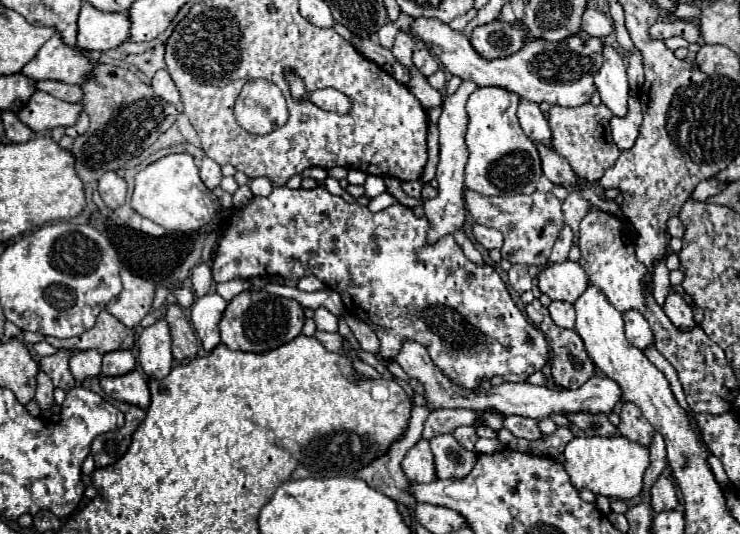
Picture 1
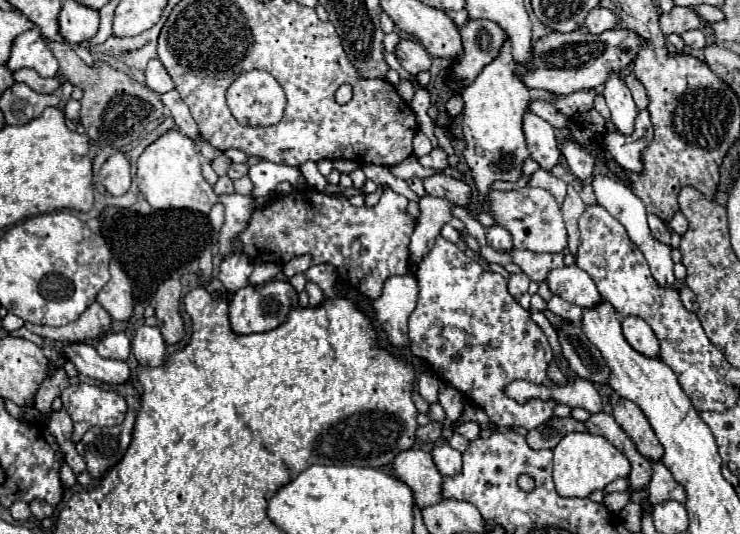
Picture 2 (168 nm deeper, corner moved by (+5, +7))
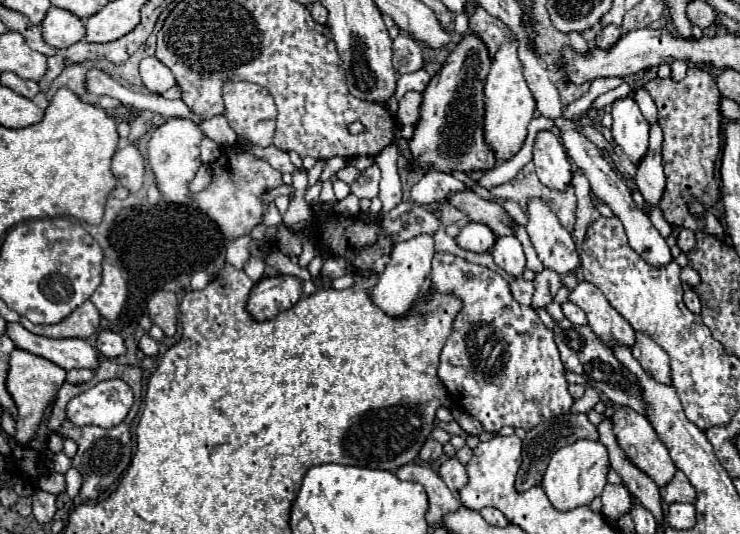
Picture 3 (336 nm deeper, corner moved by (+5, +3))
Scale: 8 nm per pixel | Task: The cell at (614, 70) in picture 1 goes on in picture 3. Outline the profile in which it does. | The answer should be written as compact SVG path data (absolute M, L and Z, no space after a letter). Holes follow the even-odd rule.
M632 97L614 101L612 117L614 117L614 123L612 123L614 143L622 147L622 151L634 165L638 165L648 149L650 123L642 117Z

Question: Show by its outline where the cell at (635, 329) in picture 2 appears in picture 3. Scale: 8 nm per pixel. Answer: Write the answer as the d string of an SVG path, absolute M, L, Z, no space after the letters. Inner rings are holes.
M636 333L636 343L632 347L632 355L642 365L642 369L646 373L650 373L650 377L654 377L654 381L664 383L664 385L672 385L670 357L648 335Z

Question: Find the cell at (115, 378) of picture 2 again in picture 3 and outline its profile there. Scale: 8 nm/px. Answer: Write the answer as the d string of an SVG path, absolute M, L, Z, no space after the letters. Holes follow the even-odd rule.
M6 323L6 335L18 349L40 355L62 369L98 369L98 355L86 339L50 339L24 329L20 323Z

